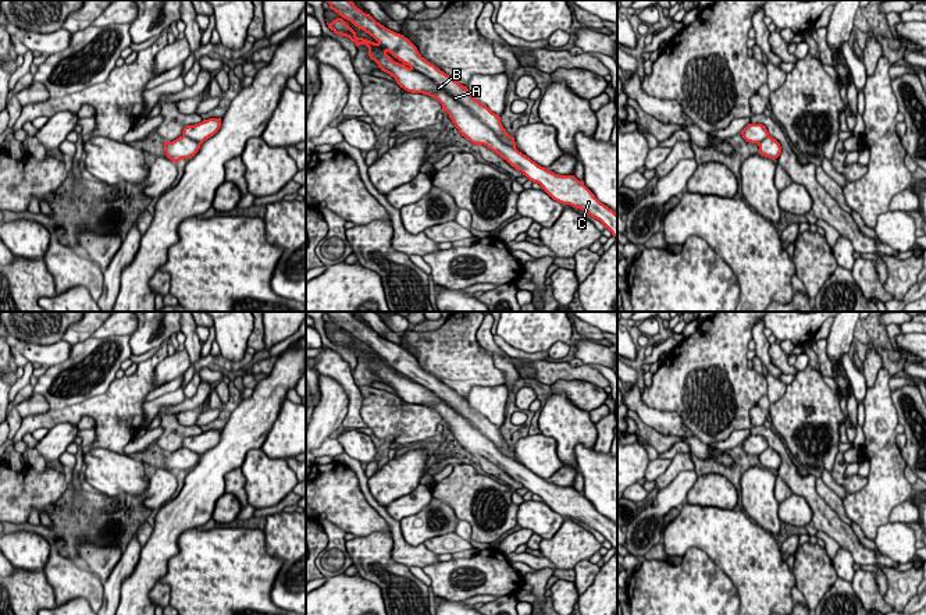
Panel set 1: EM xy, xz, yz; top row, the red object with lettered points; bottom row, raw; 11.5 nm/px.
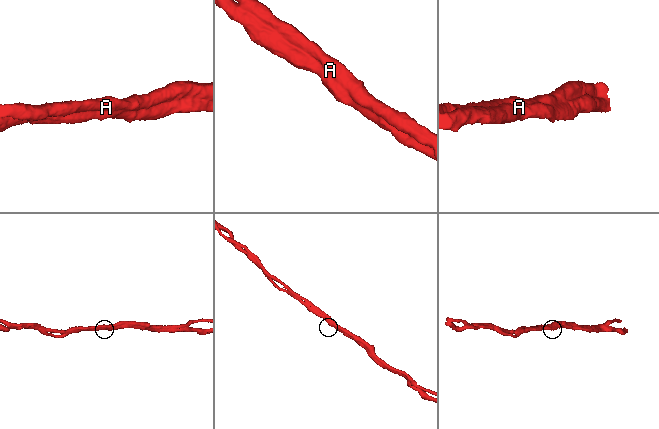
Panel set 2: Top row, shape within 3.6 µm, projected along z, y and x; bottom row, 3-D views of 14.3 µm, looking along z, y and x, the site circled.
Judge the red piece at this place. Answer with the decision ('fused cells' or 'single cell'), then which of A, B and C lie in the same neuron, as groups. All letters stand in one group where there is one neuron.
single cell | A B C

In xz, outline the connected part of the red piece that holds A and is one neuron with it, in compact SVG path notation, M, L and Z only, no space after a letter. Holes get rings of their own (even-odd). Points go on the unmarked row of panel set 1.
M350 312L324 313L341 327L331 335L327 334L328 340L336 346L349 349L357 359L366 356L370 370L381 383L393 388L400 399L437 410L462 448L477 458L487 458L530 493L539 495L553 512L585 523L617 550L617 526L612 520L601 515L574 487L555 486L519 463L501 429L474 410L467 398L427 373L407 349L385 340ZM346 331L377 353L357 349Z

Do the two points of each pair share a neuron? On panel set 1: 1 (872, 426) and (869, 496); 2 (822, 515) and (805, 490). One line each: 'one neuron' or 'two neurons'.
1: one neuron
2: one neuron

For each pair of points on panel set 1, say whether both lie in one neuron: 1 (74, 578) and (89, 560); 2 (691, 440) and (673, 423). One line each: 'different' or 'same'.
1: different
2: same

